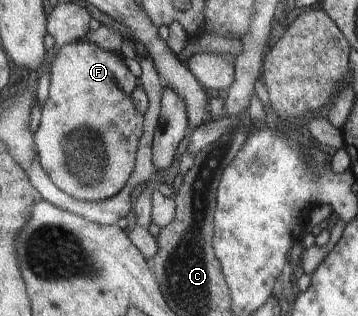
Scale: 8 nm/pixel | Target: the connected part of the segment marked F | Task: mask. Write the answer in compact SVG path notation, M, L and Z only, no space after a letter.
M84 40L61 46L54 61L51 63L49 95L42 110L40 128L35 133L35 144L41 165L60 190L77 198L79 201L103 201L116 196L126 186L128 179L131 178L131 174L134 172L139 144L144 134L145 115L138 113L132 98L130 98L132 92L138 88L140 83L141 79L132 74L132 70L126 66L119 54L103 49L99 44Z

